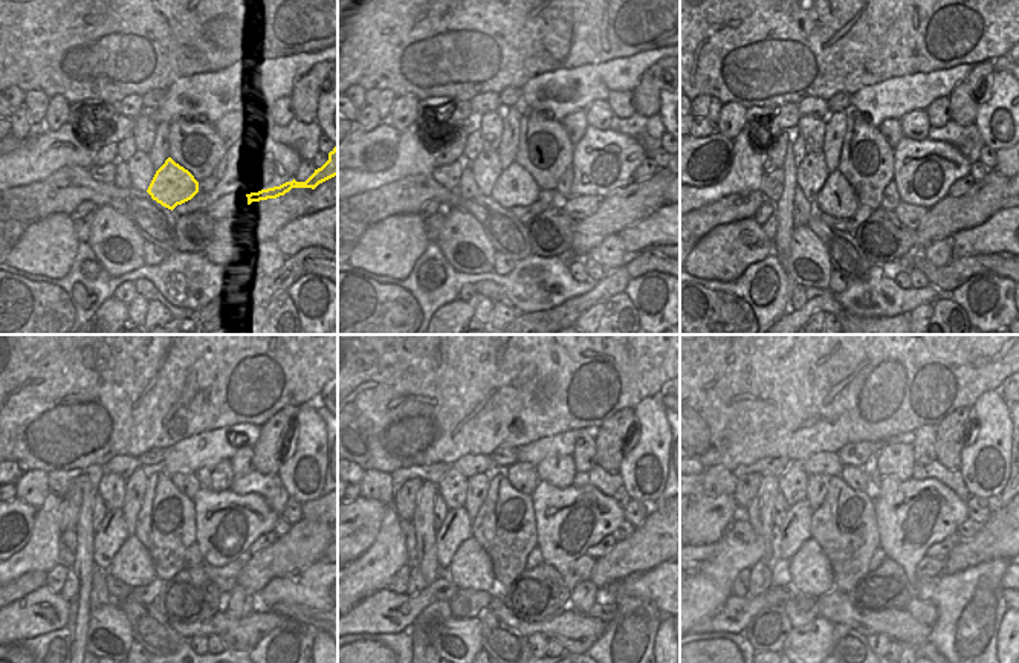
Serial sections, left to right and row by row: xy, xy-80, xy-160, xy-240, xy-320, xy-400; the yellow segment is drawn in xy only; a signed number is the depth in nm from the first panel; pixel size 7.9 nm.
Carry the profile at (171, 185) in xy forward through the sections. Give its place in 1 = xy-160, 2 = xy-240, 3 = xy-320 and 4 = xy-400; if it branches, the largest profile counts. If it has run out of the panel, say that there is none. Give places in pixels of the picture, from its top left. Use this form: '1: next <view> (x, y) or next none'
1: next xy-160 (837, 199)
2: next xy-240 (133, 565)
3: next xy-320 (471, 569)
4: next xy-400 (810, 570)

